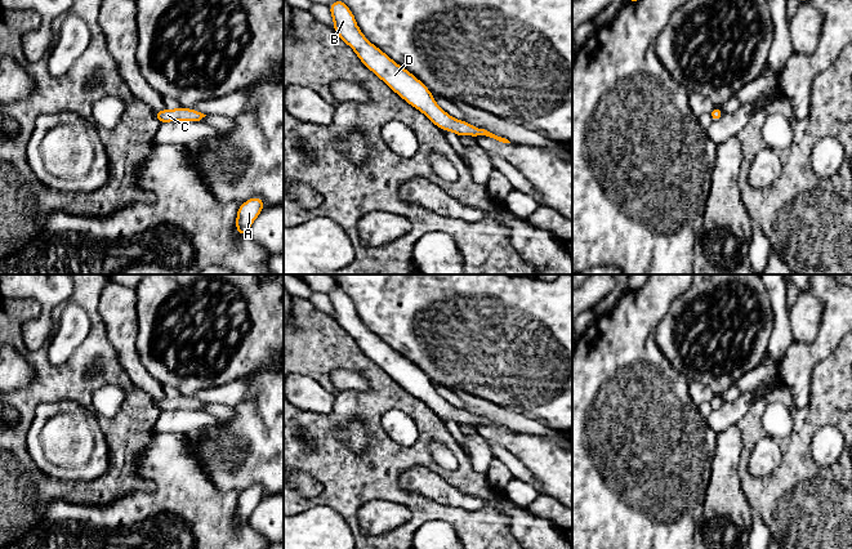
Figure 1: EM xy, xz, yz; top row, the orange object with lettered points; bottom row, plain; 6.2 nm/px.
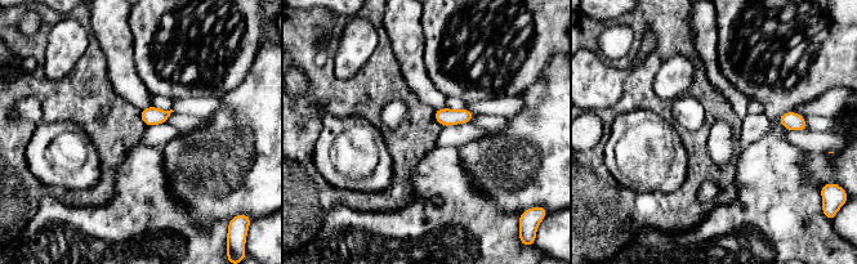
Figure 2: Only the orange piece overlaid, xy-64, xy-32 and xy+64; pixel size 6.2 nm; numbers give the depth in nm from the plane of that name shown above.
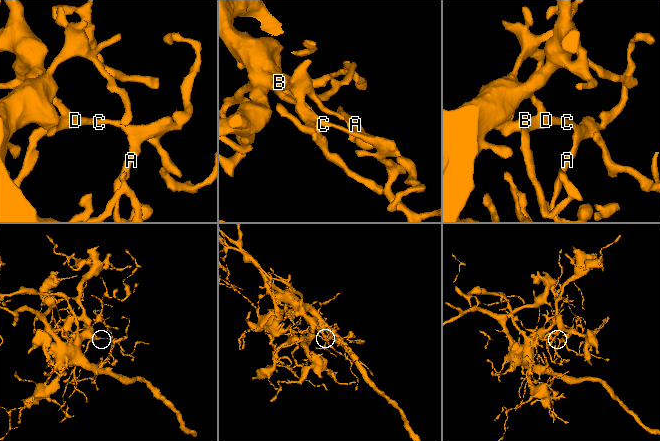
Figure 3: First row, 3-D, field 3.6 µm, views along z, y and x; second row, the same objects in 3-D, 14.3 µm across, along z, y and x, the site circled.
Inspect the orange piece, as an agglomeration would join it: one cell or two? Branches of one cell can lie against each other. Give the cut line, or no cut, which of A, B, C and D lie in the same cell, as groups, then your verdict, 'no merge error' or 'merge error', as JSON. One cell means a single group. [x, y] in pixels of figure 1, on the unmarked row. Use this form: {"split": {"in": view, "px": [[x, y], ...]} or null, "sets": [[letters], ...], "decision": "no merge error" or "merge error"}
{"split": null, "sets": [["A", "B", "C", "D"]], "decision": "no merge error"}

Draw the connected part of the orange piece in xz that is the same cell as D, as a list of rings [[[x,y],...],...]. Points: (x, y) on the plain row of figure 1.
[[[338,287],[329,298],[334,309],[334,320],[354,339],[360,349],[402,388],[423,401],[436,415],[443,420],[452,420],[459,425],[472,424],[477,427],[478,424],[486,424],[503,432],[510,432],[508,428],[498,425],[485,418],[454,407],[441,398],[429,378],[420,369],[397,353],[363,325],[356,312],[353,302],[344,290]]]

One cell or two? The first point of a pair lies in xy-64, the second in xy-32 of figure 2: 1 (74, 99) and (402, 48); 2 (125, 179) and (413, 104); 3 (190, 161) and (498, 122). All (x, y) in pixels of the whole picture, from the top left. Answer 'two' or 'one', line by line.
1: two
2: two
3: two

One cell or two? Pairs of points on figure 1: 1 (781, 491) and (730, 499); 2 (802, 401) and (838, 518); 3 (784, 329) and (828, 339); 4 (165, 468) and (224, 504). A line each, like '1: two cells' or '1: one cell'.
1: two cells
2: two cells
3: two cells
4: one cell

